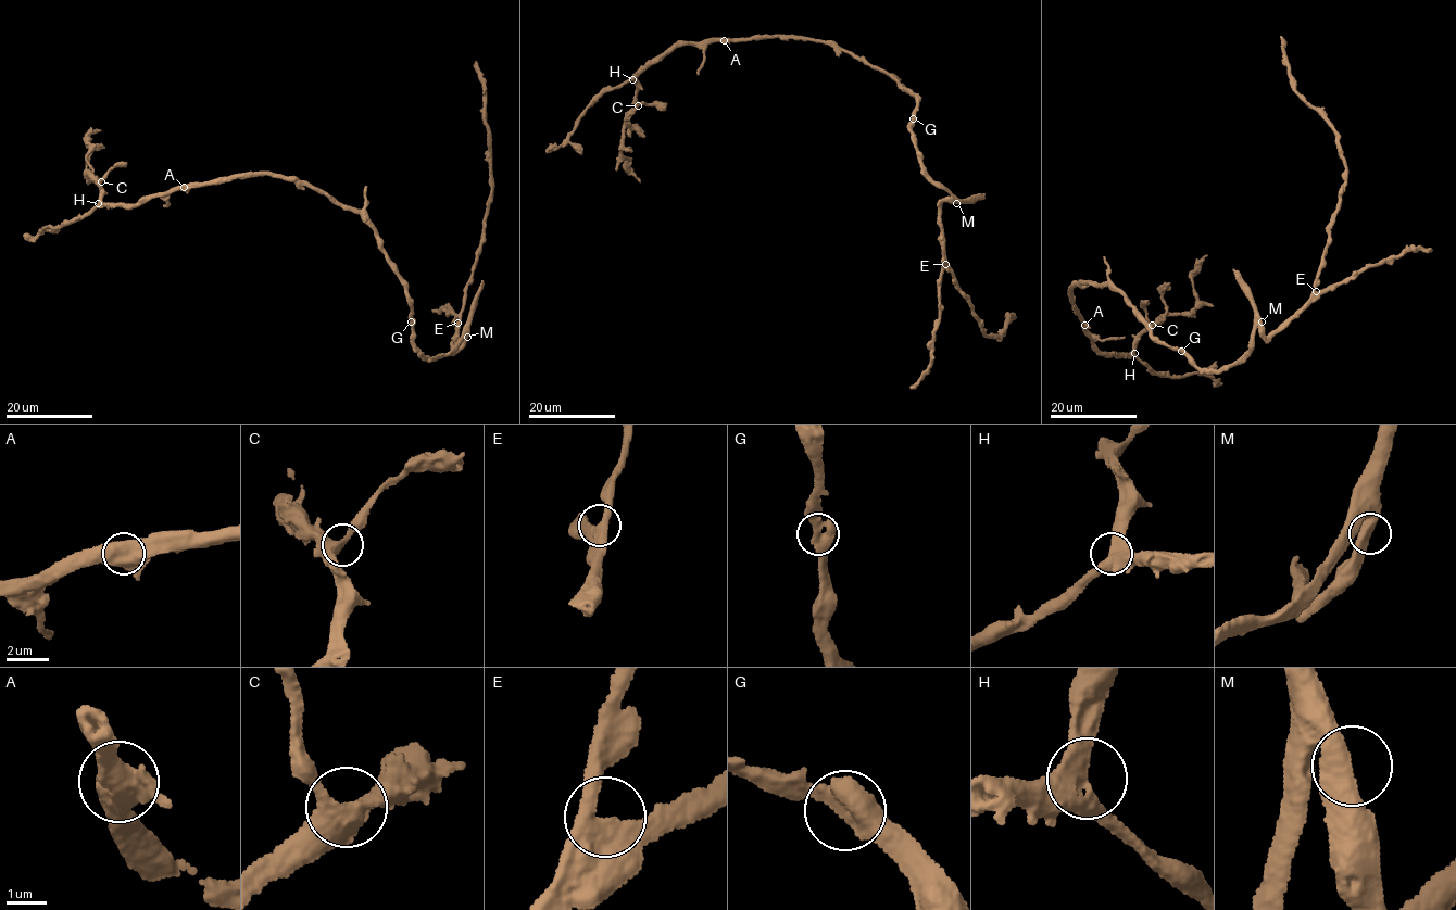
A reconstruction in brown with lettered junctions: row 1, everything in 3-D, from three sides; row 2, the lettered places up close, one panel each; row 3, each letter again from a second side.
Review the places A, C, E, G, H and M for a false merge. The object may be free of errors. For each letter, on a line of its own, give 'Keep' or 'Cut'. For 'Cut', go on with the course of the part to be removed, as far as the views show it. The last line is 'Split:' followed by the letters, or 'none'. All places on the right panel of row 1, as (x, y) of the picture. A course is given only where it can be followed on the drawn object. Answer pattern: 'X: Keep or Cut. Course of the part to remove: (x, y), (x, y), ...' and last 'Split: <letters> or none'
A: Keep
C: Keep
E: Keep
G: Keep
H: Keep
M: Keep
Split: none

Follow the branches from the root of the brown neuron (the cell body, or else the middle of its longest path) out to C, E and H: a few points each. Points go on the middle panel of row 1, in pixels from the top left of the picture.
C: (917, 98), (888, 73), (846, 52), (821, 42), (779, 36), (674, 47), (648, 62), (636, 78), (638, 105)
E: (917, 98), (910, 129), (920, 167), (954, 199), (943, 201), (940, 206), (945, 264)
H: (917, 98), (904, 91), (888, 73), (846, 52), (821, 42), (779, 36), (687, 42), (648, 62), (632, 79)

